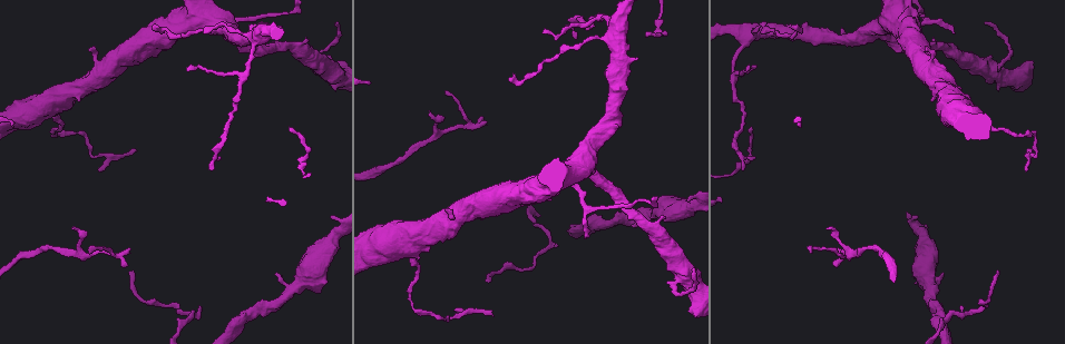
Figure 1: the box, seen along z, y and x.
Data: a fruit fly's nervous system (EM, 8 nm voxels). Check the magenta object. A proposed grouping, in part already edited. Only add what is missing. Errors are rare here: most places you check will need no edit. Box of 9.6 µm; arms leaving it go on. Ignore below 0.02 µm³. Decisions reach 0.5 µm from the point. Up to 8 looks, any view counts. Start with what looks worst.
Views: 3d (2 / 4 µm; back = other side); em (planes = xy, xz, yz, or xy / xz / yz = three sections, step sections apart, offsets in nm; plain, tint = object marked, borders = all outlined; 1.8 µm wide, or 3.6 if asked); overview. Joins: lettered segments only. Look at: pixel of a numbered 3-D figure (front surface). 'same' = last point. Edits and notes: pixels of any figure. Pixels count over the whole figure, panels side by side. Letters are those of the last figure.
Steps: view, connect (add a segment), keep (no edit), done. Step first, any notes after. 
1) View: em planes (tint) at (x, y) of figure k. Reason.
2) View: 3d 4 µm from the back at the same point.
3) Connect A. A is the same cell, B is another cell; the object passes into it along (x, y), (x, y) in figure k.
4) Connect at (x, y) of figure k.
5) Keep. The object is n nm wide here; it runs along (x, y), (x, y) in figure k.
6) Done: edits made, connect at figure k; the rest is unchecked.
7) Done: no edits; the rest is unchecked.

View: em planes (borders) at (332, 216) of figure 1. An open end.

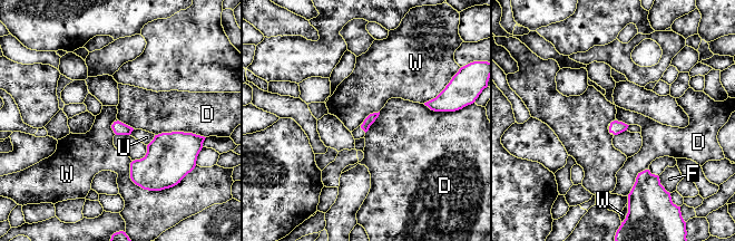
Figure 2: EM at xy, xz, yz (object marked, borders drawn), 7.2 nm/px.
Keep. D, F, U and W are other cells; a border runs along (194, 133), (162, 132), (155, 135) in figure 2; no lettered segment goes on from it.

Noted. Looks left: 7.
View: 3d 4 µm at (281, 26) of figure 1. Thick end.

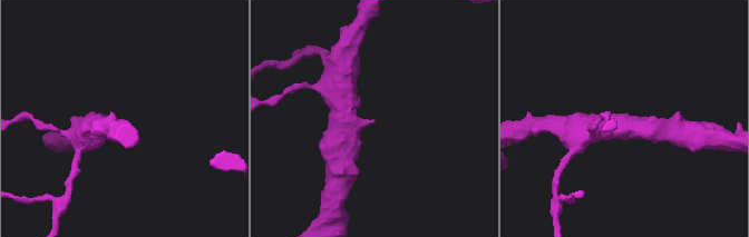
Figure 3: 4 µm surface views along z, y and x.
View: em xy step 4 (tint) at (373, 121) of figure 3. Need the tissue.

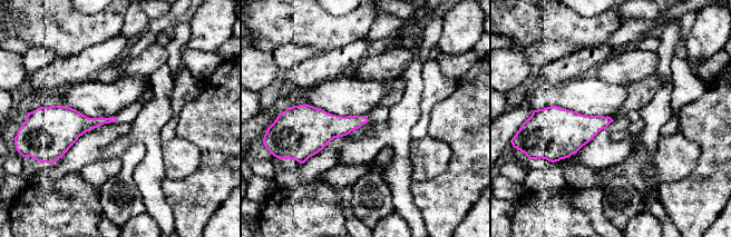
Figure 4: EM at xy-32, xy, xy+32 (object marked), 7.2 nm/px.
View: em planes (borders) at the same point. Cut it another way.

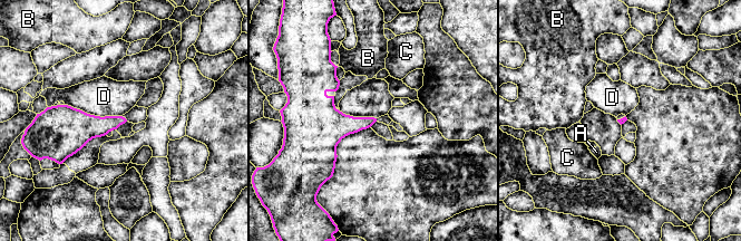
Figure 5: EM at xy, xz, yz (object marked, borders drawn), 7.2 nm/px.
Keep. A, B, C and D are other cells; a border runs along (65, 104), (95, 115), (122, 116) in figure 5; no lettered segment goes on from it.

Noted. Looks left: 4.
View: em planes (plain) at (489, 279) of figure 1. Free end.

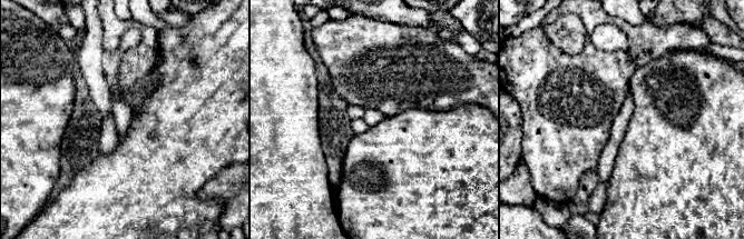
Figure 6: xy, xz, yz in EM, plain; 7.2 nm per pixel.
View: em planes (borders) at the same point.

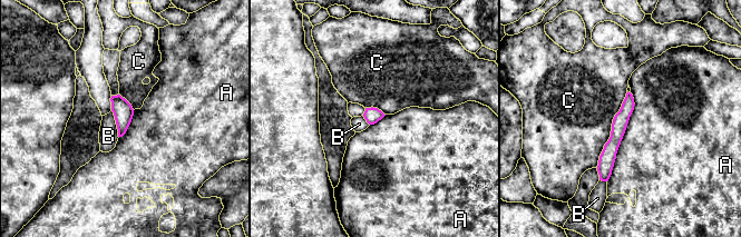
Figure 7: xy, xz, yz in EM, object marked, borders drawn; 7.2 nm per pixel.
Keep. The object is 110 nm wide here; A, B and C are other cells; none of them fits.

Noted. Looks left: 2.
Done: no edits; the rest is unchecked.

